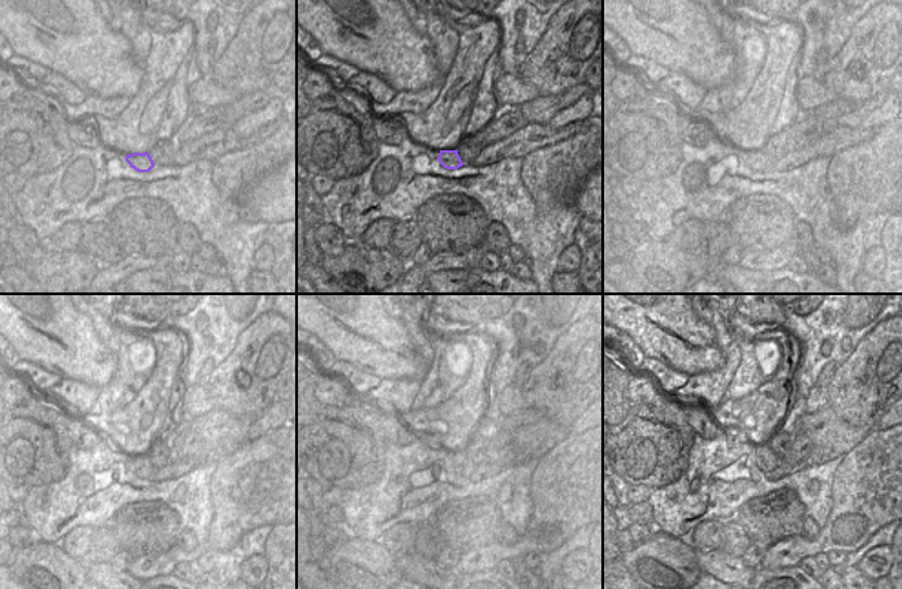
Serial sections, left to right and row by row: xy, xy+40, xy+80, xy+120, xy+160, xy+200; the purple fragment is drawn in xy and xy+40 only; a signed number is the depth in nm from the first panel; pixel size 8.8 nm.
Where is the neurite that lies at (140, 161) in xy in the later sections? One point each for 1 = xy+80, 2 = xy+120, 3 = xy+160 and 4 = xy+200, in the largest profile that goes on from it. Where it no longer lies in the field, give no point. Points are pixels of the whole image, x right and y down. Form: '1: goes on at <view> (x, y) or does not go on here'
1: goes on at xy+80 (756, 160)
2: goes on at xy+120 (142, 468)
3: goes on at xy+160 (463, 466)
4: goes on at xy+200 (767, 461)

